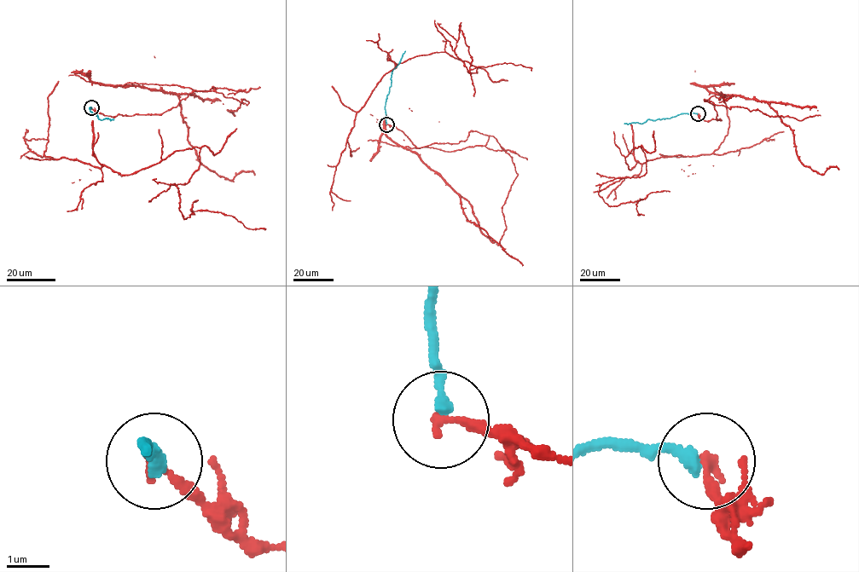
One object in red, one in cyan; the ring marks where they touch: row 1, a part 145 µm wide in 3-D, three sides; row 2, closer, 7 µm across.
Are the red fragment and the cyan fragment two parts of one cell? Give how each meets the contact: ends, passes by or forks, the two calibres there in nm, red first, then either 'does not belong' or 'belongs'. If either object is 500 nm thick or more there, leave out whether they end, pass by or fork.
red ends; cyan ends; calibres 240 and 280 nm; does not belong

